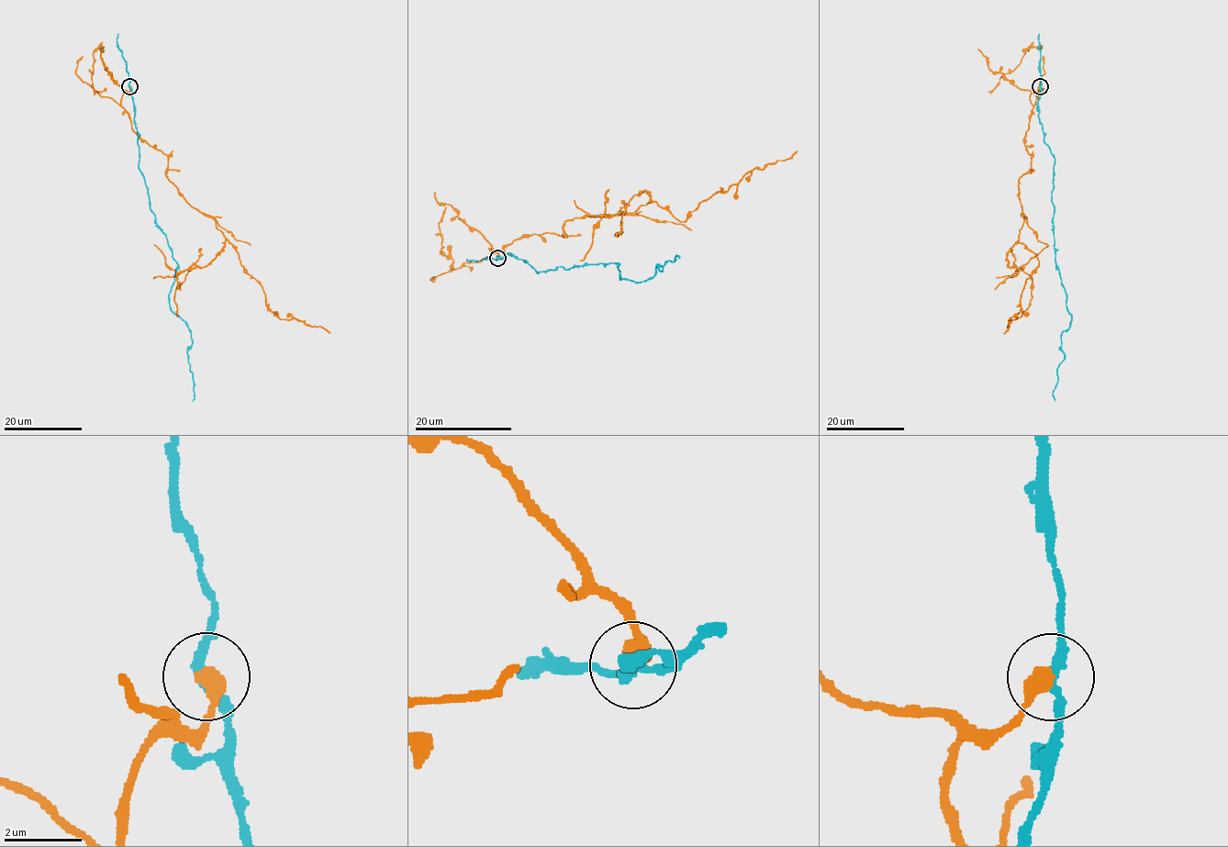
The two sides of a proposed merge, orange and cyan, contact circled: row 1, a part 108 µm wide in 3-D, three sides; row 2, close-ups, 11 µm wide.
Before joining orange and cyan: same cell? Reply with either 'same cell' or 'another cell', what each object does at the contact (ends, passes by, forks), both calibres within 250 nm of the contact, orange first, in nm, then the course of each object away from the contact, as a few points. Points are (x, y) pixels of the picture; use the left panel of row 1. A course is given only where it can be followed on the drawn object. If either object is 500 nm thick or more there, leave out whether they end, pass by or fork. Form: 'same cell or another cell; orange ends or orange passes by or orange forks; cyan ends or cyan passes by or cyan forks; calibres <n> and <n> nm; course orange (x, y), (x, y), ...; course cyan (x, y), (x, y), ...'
another cell; orange ends; cyan passes by; calibres 480 and 220 nm; course orange (129, 86), (120, 105), (131, 128), (168, 156), (169, 179), (215, 220), (265, 306), (330, 332); course cyan (129, 86), (139, 168), (155, 223), (176, 262), (170, 307), (190, 329), (192, 400)

